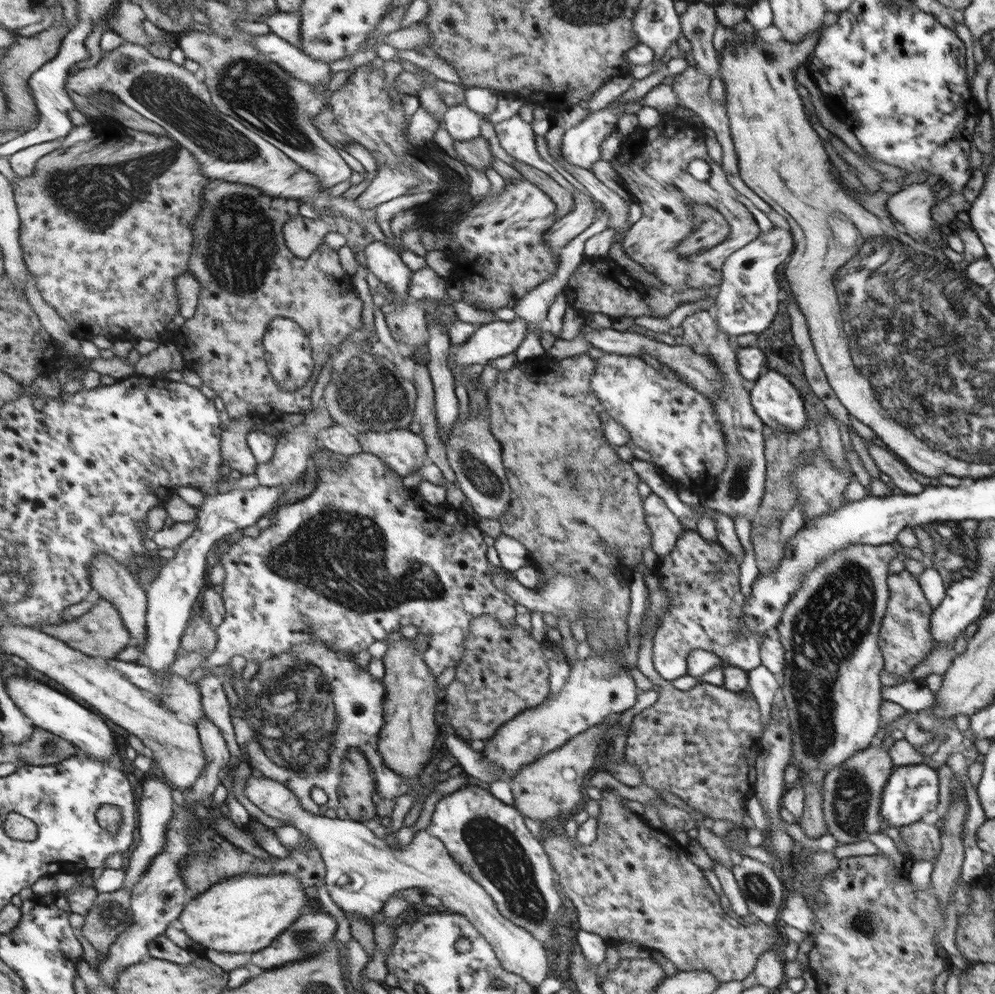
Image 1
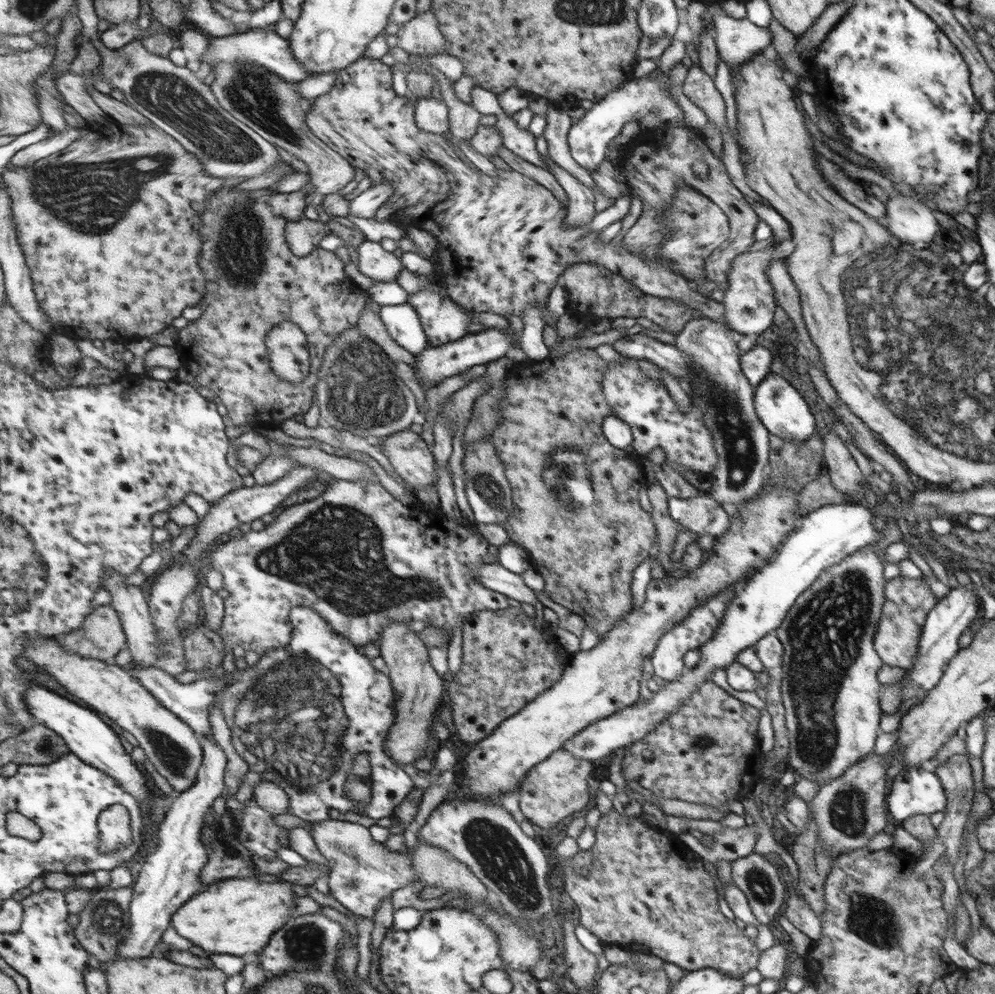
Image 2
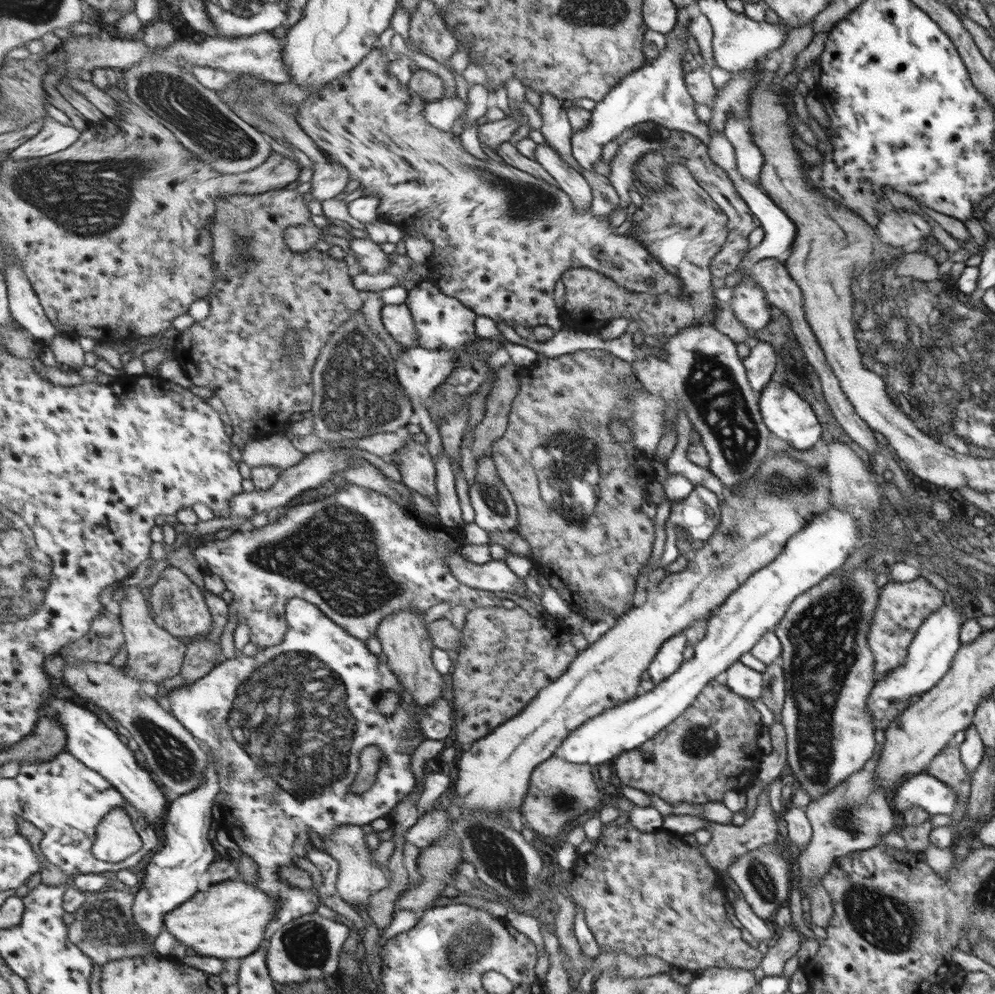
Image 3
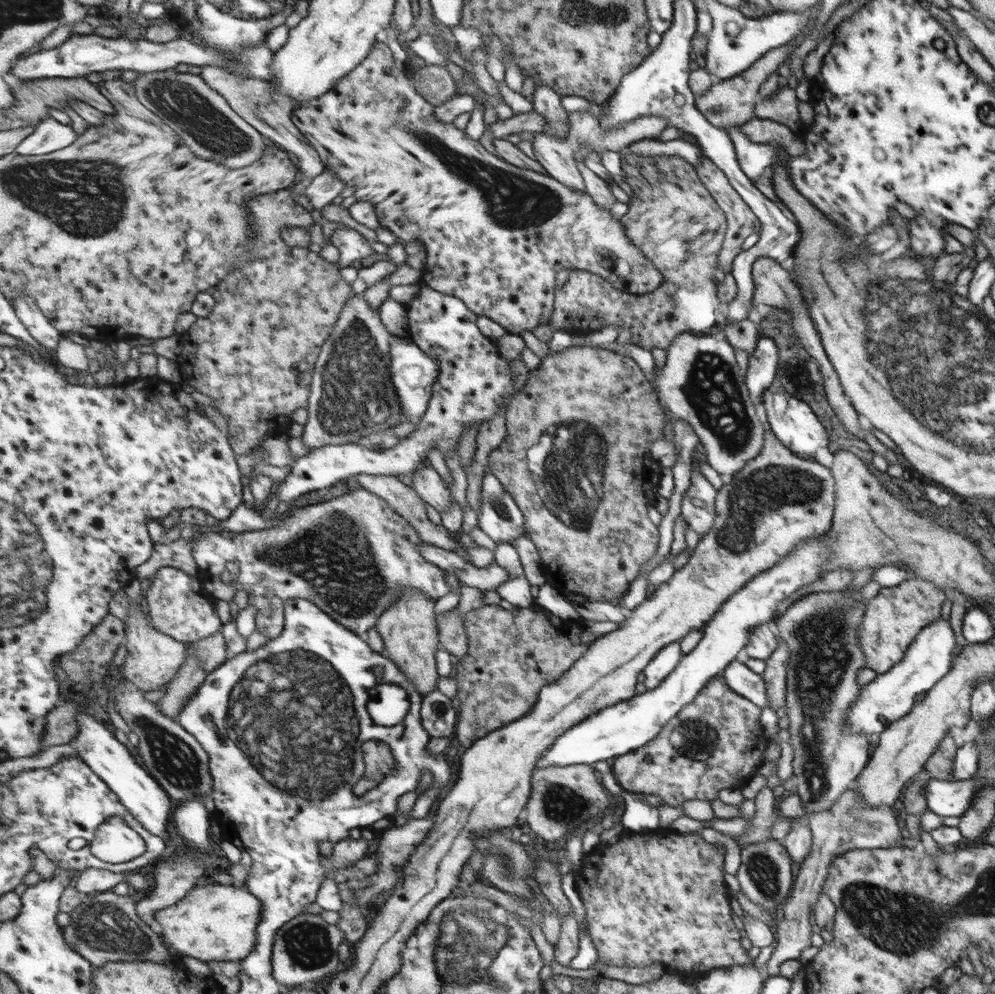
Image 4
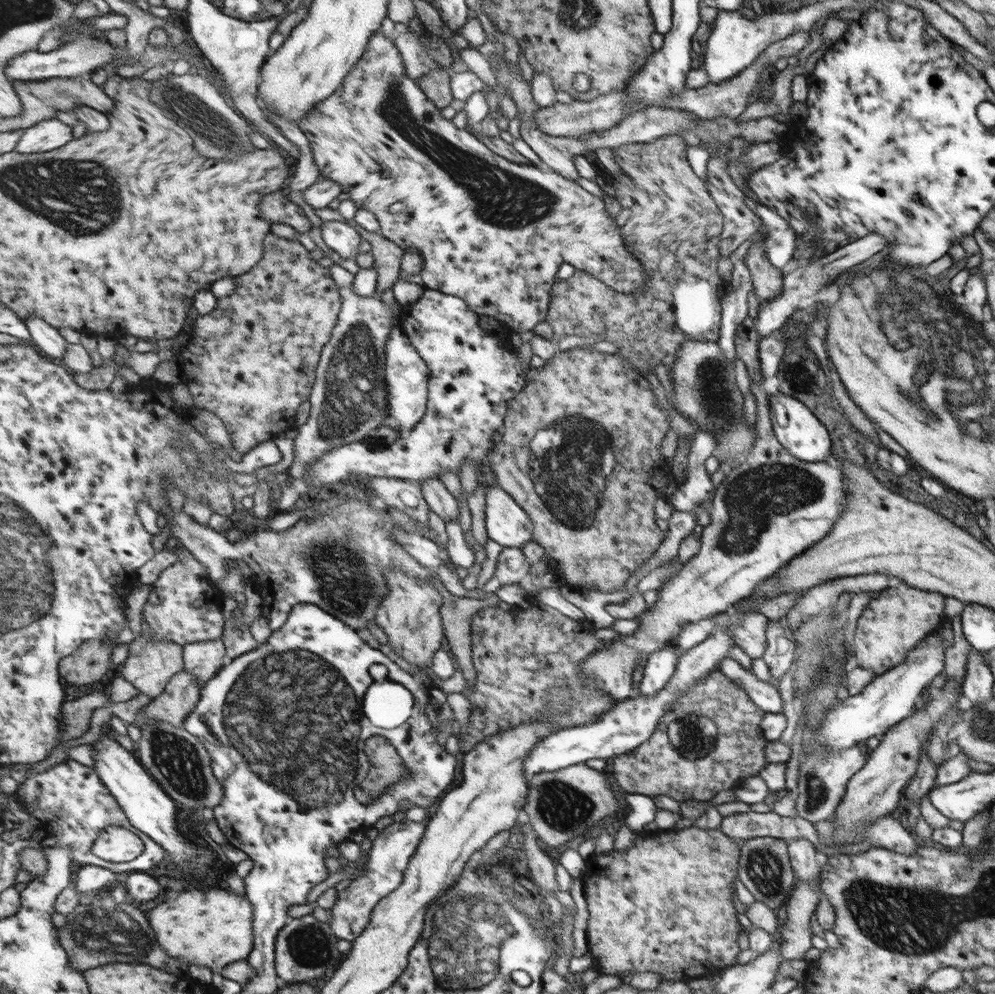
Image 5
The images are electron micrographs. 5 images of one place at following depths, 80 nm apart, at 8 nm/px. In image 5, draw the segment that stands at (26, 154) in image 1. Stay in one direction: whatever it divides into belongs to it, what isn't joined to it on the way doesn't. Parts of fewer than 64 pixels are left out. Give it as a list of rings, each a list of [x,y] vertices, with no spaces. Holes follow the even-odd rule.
[[[54,117],[28,128],[16,151],[23,154],[46,153],[63,148],[75,139],[74,128]]]

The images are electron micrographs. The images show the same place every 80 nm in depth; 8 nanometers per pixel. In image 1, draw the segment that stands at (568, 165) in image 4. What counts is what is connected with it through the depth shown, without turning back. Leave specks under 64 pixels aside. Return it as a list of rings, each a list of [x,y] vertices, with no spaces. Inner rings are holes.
[[[575,188],[574,193],[572,194],[574,200],[572,211],[562,219],[558,219],[544,236],[545,244],[551,250],[558,250],[558,255],[561,248],[564,248],[570,240],[582,234],[593,224],[596,216],[597,210],[594,206],[594,200]]]

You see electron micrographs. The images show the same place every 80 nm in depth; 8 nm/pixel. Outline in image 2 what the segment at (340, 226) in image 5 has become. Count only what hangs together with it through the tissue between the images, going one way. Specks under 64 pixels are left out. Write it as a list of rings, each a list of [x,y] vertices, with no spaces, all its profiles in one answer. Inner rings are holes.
[[[369,239],[360,248],[361,270],[364,275],[379,282],[394,282],[403,270],[401,260],[394,253],[386,251],[379,242]]]

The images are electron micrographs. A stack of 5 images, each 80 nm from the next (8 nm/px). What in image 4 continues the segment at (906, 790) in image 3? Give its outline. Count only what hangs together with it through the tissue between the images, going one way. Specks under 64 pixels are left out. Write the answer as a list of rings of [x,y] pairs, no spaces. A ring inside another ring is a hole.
[[[932,778],[923,788],[927,808],[938,816],[961,817],[972,808],[977,798],[977,782],[974,778],[960,781],[940,781]]]

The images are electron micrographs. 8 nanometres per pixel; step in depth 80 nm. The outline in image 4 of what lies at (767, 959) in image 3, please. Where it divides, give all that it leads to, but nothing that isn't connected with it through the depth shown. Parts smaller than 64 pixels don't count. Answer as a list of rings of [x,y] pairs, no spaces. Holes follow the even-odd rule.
[[[857,781],[850,784],[848,790],[840,796],[840,800],[828,810],[821,810],[820,813],[807,812],[806,821],[811,828],[812,846],[809,855],[803,860],[804,865],[795,868],[795,877],[789,898],[780,907],[784,911],[784,919],[777,921],[778,939],[774,941],[772,955],[766,962],[766,972],[769,976],[776,976],[780,972],[780,965],[786,960],[798,959],[800,952],[811,946],[810,936],[812,929],[810,928],[810,913],[818,902],[819,894],[824,892],[824,884],[829,876],[829,866],[833,862],[833,858],[854,849],[883,849],[890,847],[904,847],[900,843],[900,826],[896,816],[892,814],[890,807],[871,807],[865,803],[861,794],[857,790]]]

